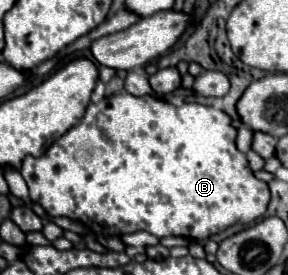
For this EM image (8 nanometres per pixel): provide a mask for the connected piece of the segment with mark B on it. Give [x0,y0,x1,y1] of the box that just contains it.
[20,92,270,238]

